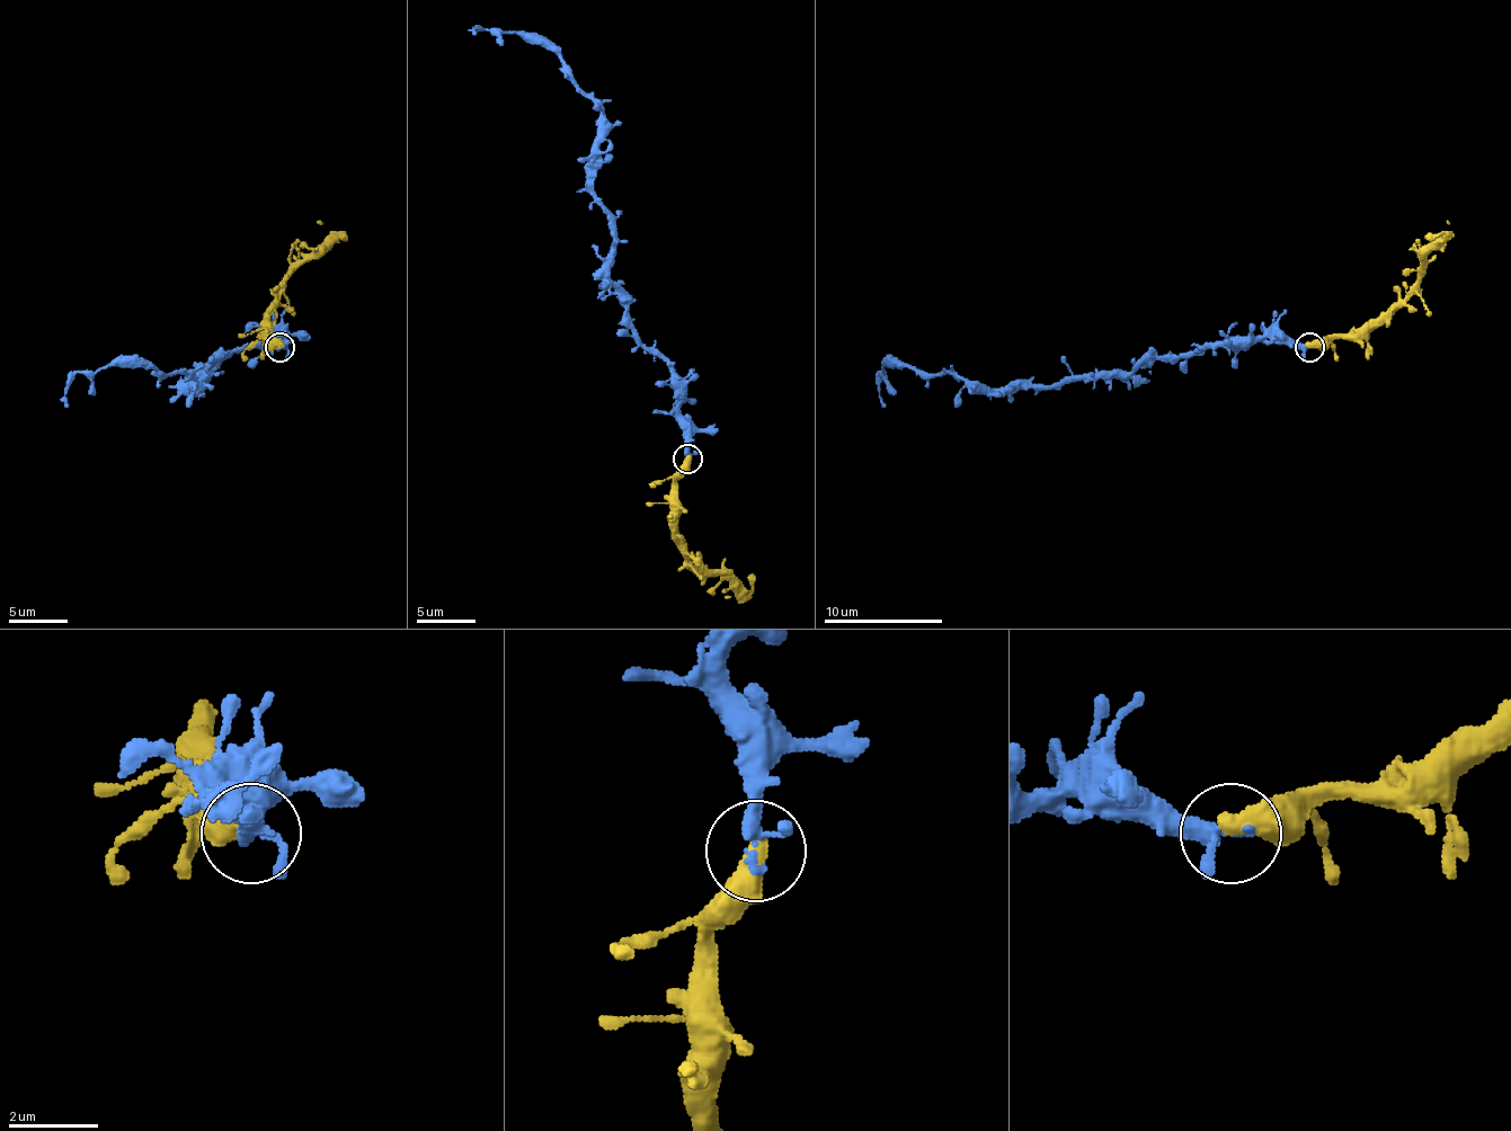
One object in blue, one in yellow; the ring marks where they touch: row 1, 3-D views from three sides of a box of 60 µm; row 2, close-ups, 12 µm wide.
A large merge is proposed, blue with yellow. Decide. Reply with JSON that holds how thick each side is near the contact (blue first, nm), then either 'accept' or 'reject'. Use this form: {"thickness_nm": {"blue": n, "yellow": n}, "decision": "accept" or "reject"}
{"thickness_nm": {"blue": 240, "yellow": 550}, "decision": "accept"}

